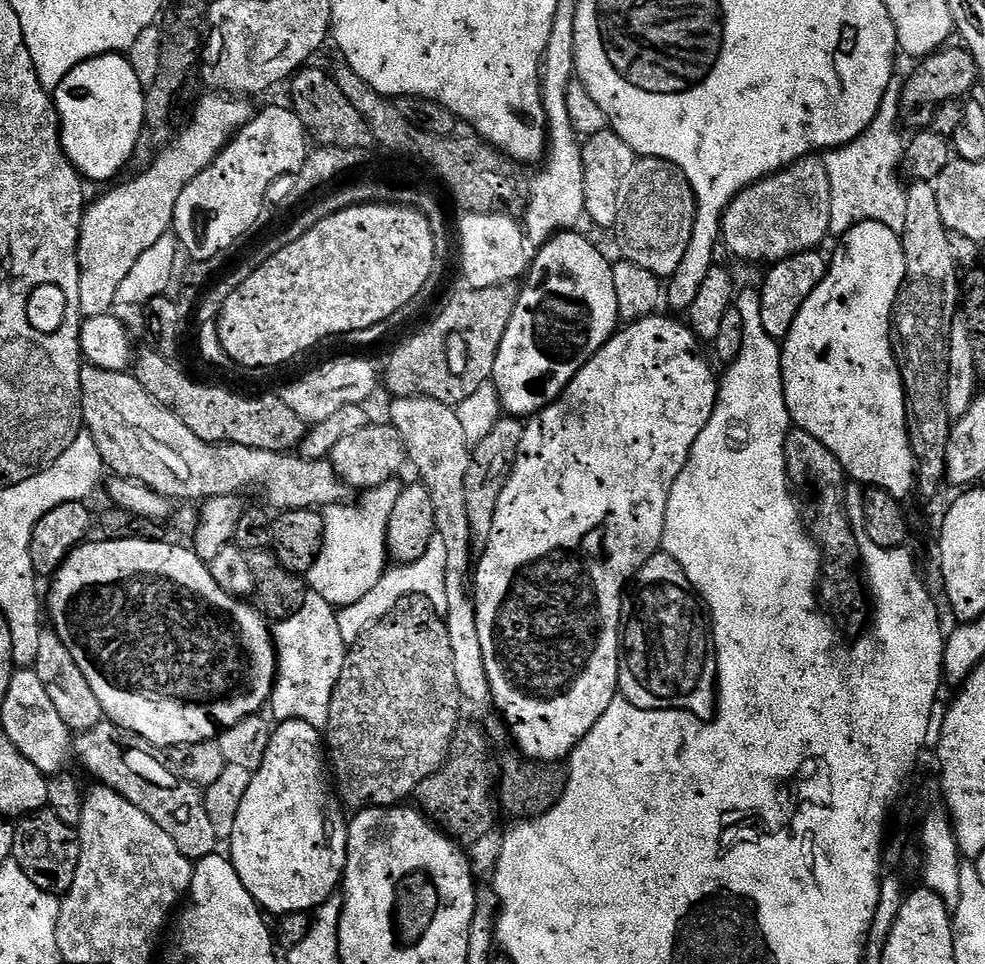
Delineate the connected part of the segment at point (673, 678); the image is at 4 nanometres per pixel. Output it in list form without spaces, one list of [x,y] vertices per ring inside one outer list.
[[[667,550],[657,552],[644,563],[638,573],[638,584],[639,580],[638,599],[646,602],[648,612],[636,612],[640,618],[634,618],[636,622],[626,622],[623,629],[619,691],[623,699],[629,700],[639,708],[679,710],[690,712],[693,716],[707,717],[709,715],[707,712],[711,708],[713,711],[718,704],[718,669],[710,620],[702,607],[701,593],[694,587],[683,565],[679,564]]]

